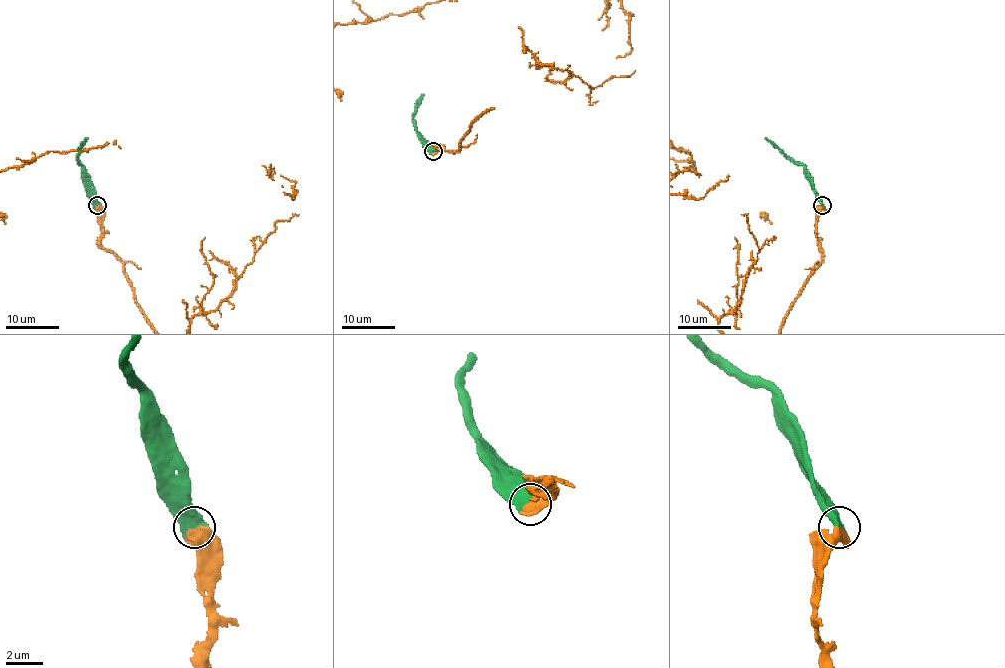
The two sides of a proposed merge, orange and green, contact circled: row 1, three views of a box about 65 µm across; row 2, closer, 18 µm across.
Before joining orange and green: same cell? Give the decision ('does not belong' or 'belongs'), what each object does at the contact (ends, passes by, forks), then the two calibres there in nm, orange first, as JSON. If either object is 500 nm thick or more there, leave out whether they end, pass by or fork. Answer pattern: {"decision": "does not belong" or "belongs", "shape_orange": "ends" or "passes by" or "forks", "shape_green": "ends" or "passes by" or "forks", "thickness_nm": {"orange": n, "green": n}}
{"decision": "belongs", "thickness_nm": {"orange": 320, "green": 600}}

